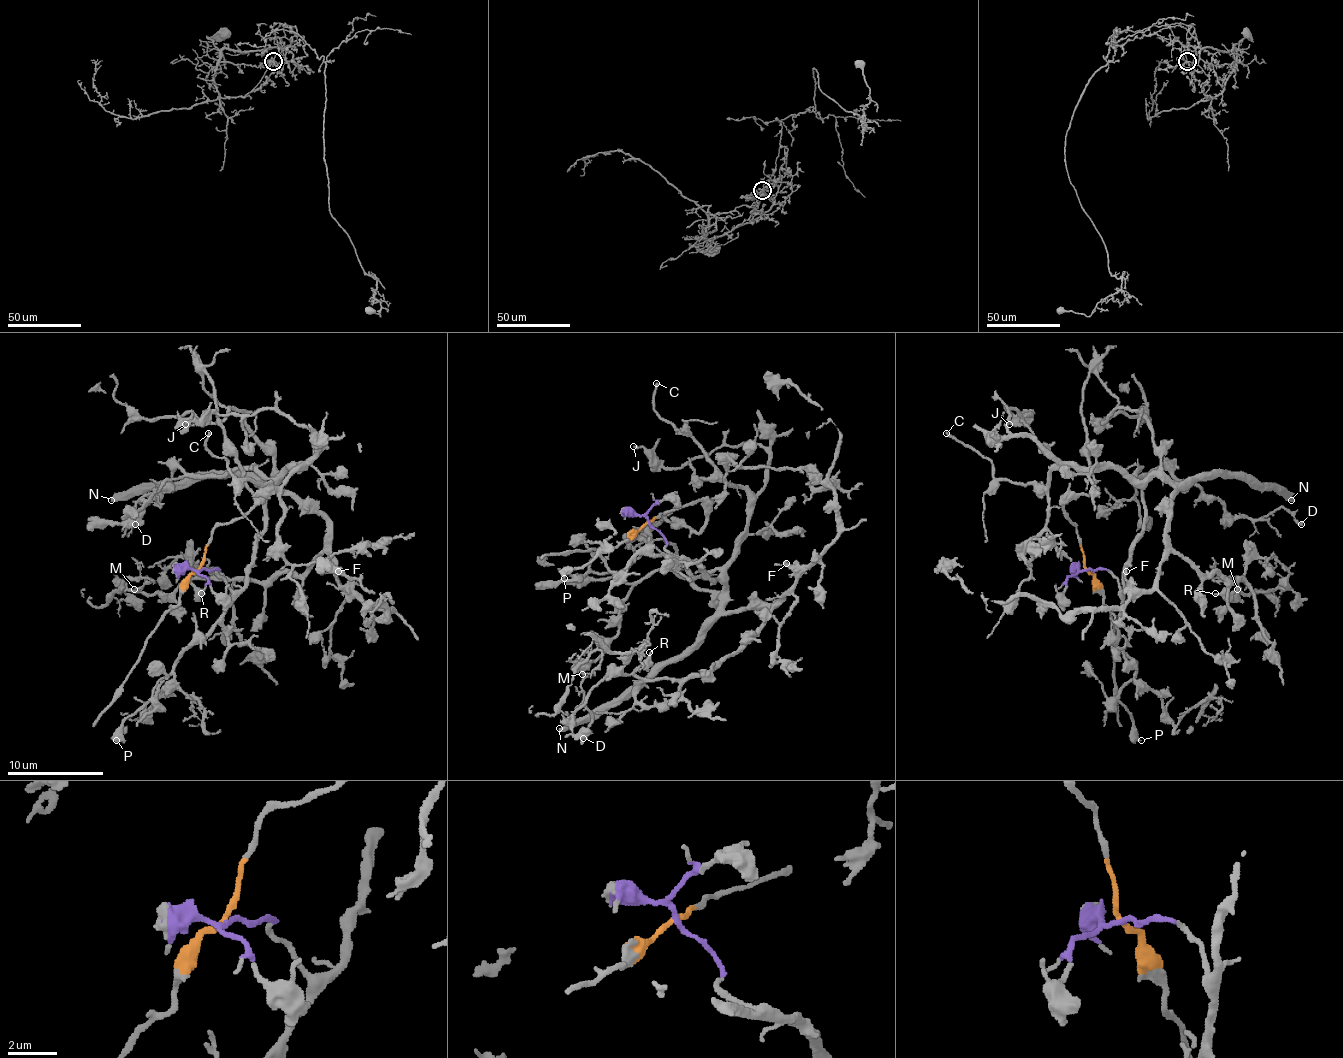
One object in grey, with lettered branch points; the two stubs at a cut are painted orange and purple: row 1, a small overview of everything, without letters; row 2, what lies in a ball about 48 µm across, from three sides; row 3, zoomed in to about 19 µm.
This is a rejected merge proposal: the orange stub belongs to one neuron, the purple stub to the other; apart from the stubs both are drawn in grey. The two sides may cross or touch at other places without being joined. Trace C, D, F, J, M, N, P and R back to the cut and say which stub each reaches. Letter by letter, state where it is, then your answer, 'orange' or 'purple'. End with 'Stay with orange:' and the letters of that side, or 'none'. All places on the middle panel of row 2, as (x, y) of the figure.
C: at (656, 383); purple
D: at (583, 738); purple
F: at (786, 563); purple
J: at (633, 446); purple
M: at (582, 674); purple
N: at (559, 728); purple
P: at (564, 578); purple
R: at (649, 652); purple
Stay with orange: none

